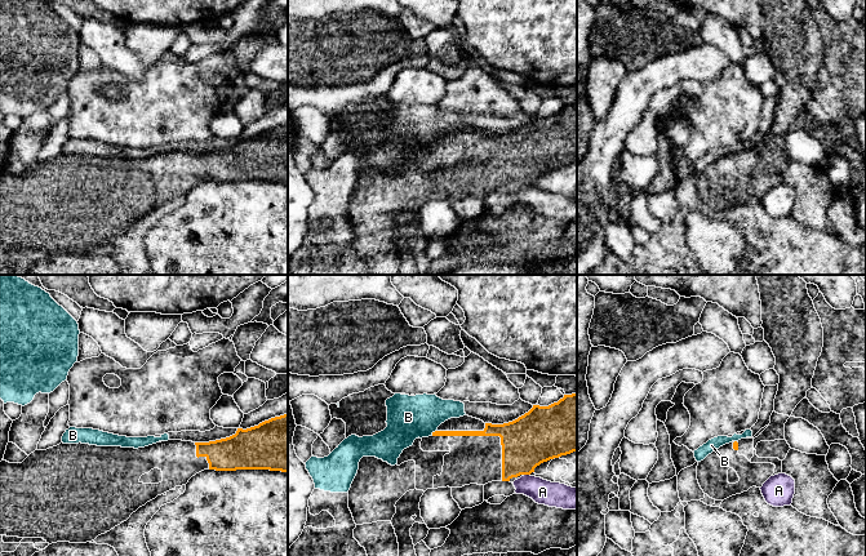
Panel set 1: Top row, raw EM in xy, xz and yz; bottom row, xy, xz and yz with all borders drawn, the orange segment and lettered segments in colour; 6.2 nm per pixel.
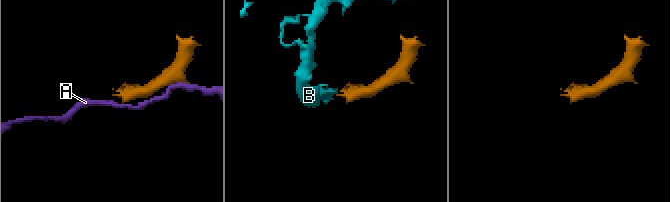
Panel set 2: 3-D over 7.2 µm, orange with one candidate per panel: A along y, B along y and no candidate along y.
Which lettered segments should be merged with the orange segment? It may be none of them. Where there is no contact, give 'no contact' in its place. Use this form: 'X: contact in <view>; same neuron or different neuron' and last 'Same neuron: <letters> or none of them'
A: contact in xz; different neuron
B: contact in xz; different neuron
Same neuron: none of them

